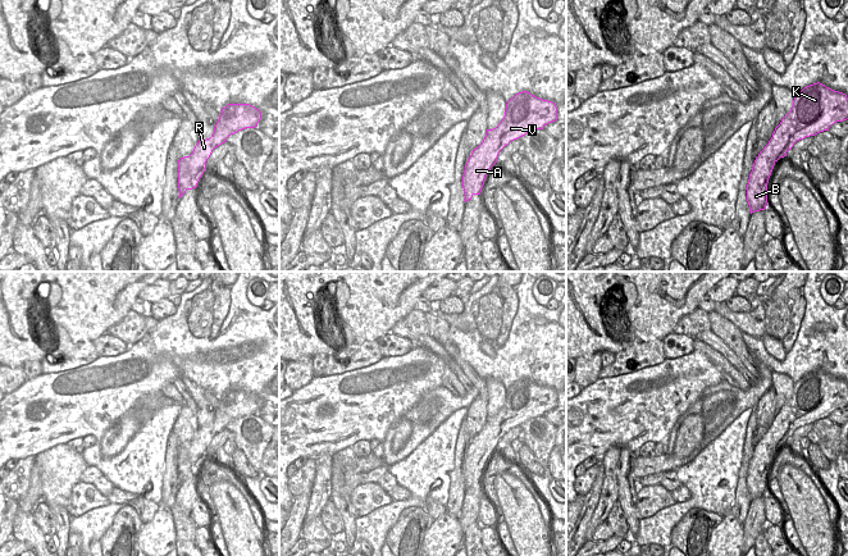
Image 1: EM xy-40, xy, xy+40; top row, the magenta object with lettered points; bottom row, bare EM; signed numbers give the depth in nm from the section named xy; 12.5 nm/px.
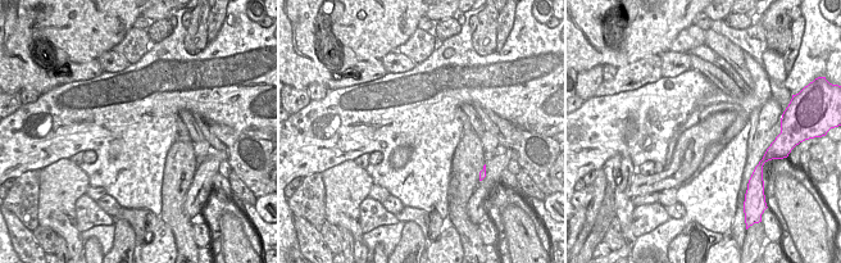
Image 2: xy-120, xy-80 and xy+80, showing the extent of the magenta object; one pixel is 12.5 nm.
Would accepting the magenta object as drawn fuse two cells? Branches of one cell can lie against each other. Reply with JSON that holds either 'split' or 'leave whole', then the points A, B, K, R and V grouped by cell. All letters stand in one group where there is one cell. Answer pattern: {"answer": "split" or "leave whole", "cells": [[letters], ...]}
{"answer": "leave whole", "cells": [["A", "B", "K", "R", "V"]]}

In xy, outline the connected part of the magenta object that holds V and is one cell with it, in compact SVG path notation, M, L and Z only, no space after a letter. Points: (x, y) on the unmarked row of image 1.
M528 378L510 386L501 410L493 416L487 416L483 429L473 437L465 452L462 462L465 489L474 482L480 482L485 464L505 433L529 419L543 416L557 406L557 393L552 388L539 386Z

